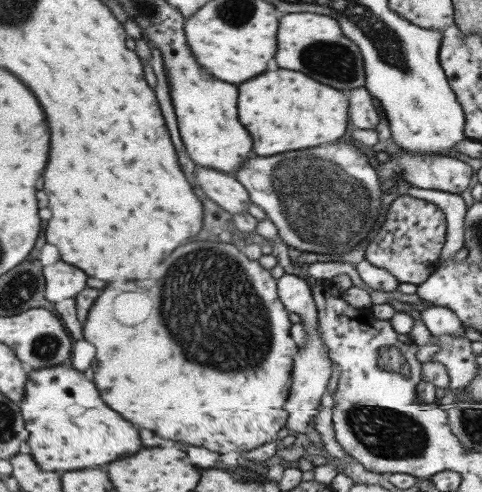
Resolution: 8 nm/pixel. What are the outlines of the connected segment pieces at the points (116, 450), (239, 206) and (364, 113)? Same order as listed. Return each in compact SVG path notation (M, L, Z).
M69 363L58 365L50 368L34 369L29 371L25 386L23 400L19 402L24 414L24 424L26 430L30 430L30 450L32 456L36 460L36 464L46 470L46 472L62 472L82 470L82 468L98 468L104 464L110 464L122 456L130 456L136 454L138 450L142 450L142 440L140 440L140 432L126 422L116 410L108 408L106 402L100 398L98 388L92 380L88 380L86 376L89 373L83 373L73 369Z
M196 165L194 186L202 189L212 201L230 214L246 213L253 203L244 185L233 175L220 170Z
M360 87L349 92L350 112L348 112L348 116L352 120L352 124L355 128L361 130L375 130L382 114L378 112L376 104L372 102L372 95L368 92L368 89Z

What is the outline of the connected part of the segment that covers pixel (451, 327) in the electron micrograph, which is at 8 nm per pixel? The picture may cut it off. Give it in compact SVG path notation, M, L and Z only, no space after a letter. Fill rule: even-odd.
M431 306L420 311L420 314L421 320L434 337L466 337L465 326L452 310L444 306Z

